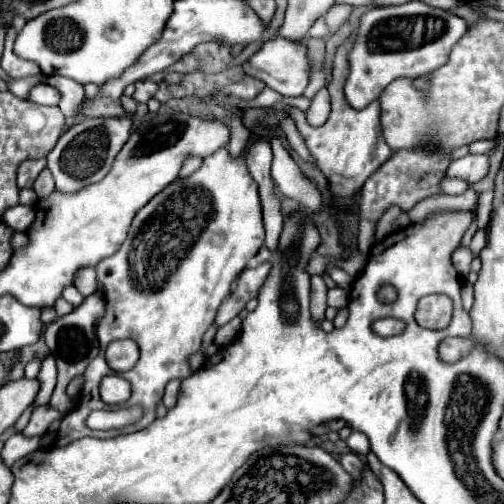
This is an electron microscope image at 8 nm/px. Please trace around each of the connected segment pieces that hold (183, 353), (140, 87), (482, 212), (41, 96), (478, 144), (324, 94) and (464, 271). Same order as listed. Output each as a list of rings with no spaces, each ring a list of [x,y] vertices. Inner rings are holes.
[[[252,135],[252,137],[248,139],[248,145],[244,147],[244,151],[242,151],[238,157],[232,157],[230,151],[228,151],[228,147],[220,147],[216,153],[204,157],[204,161],[202,161],[202,165],[200,165],[200,169],[198,169],[196,173],[192,173],[192,175],[186,177],[186,179],[174,179],[166,189],[162,189],[154,199],[150,199],[148,205],[146,205],[142,211],[136,213],[136,217],[134,217],[134,221],[132,221],[132,227],[130,227],[130,231],[128,231],[128,237],[126,237],[126,241],[122,243],[122,247],[118,249],[118,253],[114,253],[112,257],[108,257],[106,261],[102,261],[102,265],[98,265],[96,273],[98,273],[98,281],[100,281],[102,287],[104,287],[104,297],[106,297],[106,313],[104,313],[104,317],[98,321],[98,327],[96,327],[96,335],[98,335],[98,343],[100,343],[100,353],[98,353],[98,357],[96,357],[96,359],[86,367],[86,371],[84,371],[84,387],[82,387],[82,391],[80,391],[80,401],[78,401],[78,405],[76,405],[76,407],[62,419],[62,423],[60,423],[60,429],[58,429],[58,433],[56,433],[56,445],[58,445],[58,447],[66,447],[66,445],[70,445],[72,441],[82,439],[82,437],[110,439],[110,437],[128,435],[128,433],[136,433],[136,431],[146,429],[146,427],[156,419],[156,407],[158,407],[158,403],[162,401],[166,383],[172,381],[172,379],[186,379],[186,377],[190,377],[190,375],[194,373],[192,367],[190,367],[190,363],[188,363],[190,355],[194,355],[194,353],[200,351],[202,335],[206,333],[206,329],[208,329],[210,323],[214,321],[220,303],[222,303],[224,297],[230,293],[232,281],[240,275],[240,271],[246,267],[246,261],[248,261],[250,257],[254,257],[256,251],[258,251],[258,249],[262,247],[262,243],[264,243],[262,207],[260,207],[258,187],[256,187],[256,181],[250,177],[250,171],[248,171],[248,167],[246,167],[246,151],[248,151],[248,147],[250,147],[252,141],[256,141],[256,135]],[[116,339],[134,339],[134,341],[138,343],[138,347],[140,347],[140,359],[138,359],[138,363],[134,365],[134,369],[130,369],[130,371],[126,371],[126,373],[120,373],[120,377],[128,379],[130,385],[132,385],[132,397],[130,397],[124,405],[126,405],[126,407],[130,407],[130,405],[142,405],[142,407],[144,407],[144,417],[142,417],[136,425],[130,425],[130,427],[126,427],[126,429],[118,429],[118,431],[92,431],[92,429],[88,429],[88,427],[84,425],[84,421],[86,421],[86,417],[88,417],[94,409],[118,409],[118,407],[124,407],[124,405],[106,405],[106,403],[100,401],[100,397],[98,397],[98,383],[100,383],[100,379],[102,379],[104,375],[114,375],[114,371],[112,371],[112,369],[108,367],[108,363],[104,361],[104,351],[106,351],[108,343],[110,343],[110,341],[116,341]]]
[[[140,79],[140,81],[136,83],[136,91],[134,91],[132,97],[134,97],[136,101],[146,103],[150,97],[154,97],[156,89],[158,89],[158,85],[156,85],[154,81],[150,81],[150,79]]]
[[[486,191],[486,193],[480,193],[478,197],[478,231],[486,229],[488,227],[488,221],[490,221],[490,213],[492,213],[492,191]]]
[[[40,83],[40,85],[32,87],[30,97],[28,97],[28,101],[38,103],[38,105],[58,105],[58,99],[60,99],[58,89],[50,87],[48,83]]]
[[[496,138],[492,140],[480,140],[471,143],[470,152],[475,154],[487,154],[496,145]]]
[[[322,87],[312,99],[312,103],[306,111],[306,119],[312,127],[320,127],[326,123],[328,115],[330,115],[330,95],[328,95],[328,89]]]
[[[458,249],[452,255],[452,263],[461,277],[466,277],[470,272],[470,261],[474,259],[474,255],[470,253],[470,249]]]

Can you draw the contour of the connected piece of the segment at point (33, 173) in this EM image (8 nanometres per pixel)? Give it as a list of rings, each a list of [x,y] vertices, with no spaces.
[[[26,159],[18,165],[18,185],[32,187],[38,173],[46,167],[46,159]]]

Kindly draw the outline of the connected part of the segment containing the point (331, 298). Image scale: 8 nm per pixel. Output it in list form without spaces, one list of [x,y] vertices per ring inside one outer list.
[[[334,287],[328,291],[328,307],[344,309],[346,305],[348,305],[348,291],[344,291],[340,287]]]

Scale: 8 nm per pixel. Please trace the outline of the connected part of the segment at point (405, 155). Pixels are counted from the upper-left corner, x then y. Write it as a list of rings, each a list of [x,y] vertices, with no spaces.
[[[396,151],[382,169],[378,169],[362,187],[362,201],[359,203],[359,235],[357,249],[368,254],[375,244],[374,231],[378,219],[390,205],[398,205],[402,211],[412,209],[418,201],[428,195],[440,193],[440,179],[446,173],[450,163],[448,157],[434,157],[434,153],[410,153],[410,151]]]

